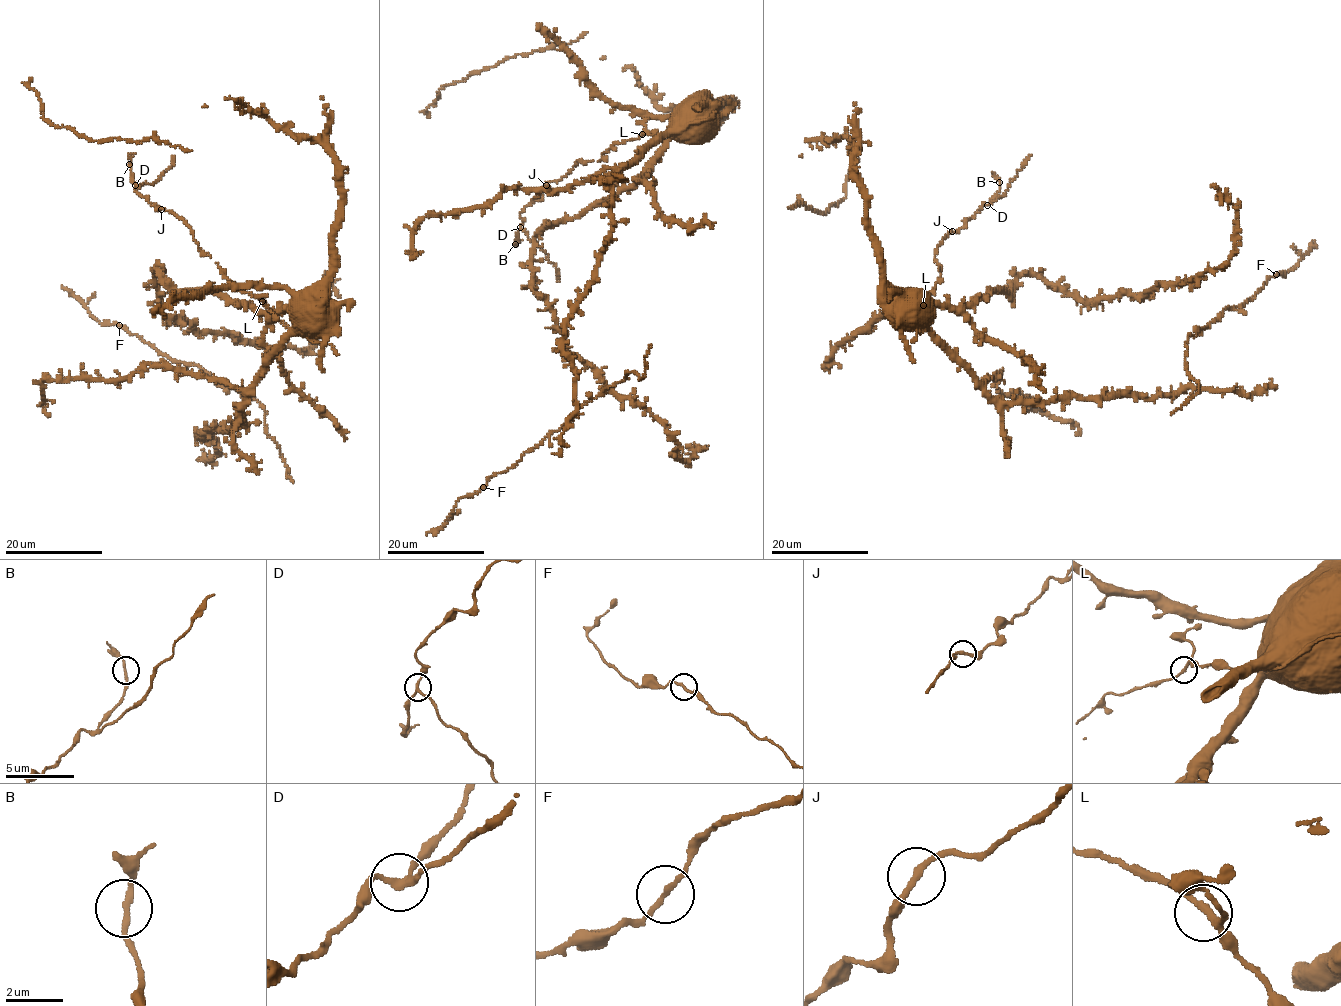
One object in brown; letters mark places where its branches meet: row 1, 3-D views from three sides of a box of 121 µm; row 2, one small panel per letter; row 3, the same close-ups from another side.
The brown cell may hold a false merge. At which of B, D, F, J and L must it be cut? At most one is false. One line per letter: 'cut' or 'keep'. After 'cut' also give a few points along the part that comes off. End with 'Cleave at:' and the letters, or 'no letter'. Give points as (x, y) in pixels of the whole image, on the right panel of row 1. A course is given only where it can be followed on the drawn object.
B: keep
D: cut; course (988, 204), (996, 201), (1007, 189), (1031, 154)
F: keep
J: keep
L: keep
Cleave at: D

